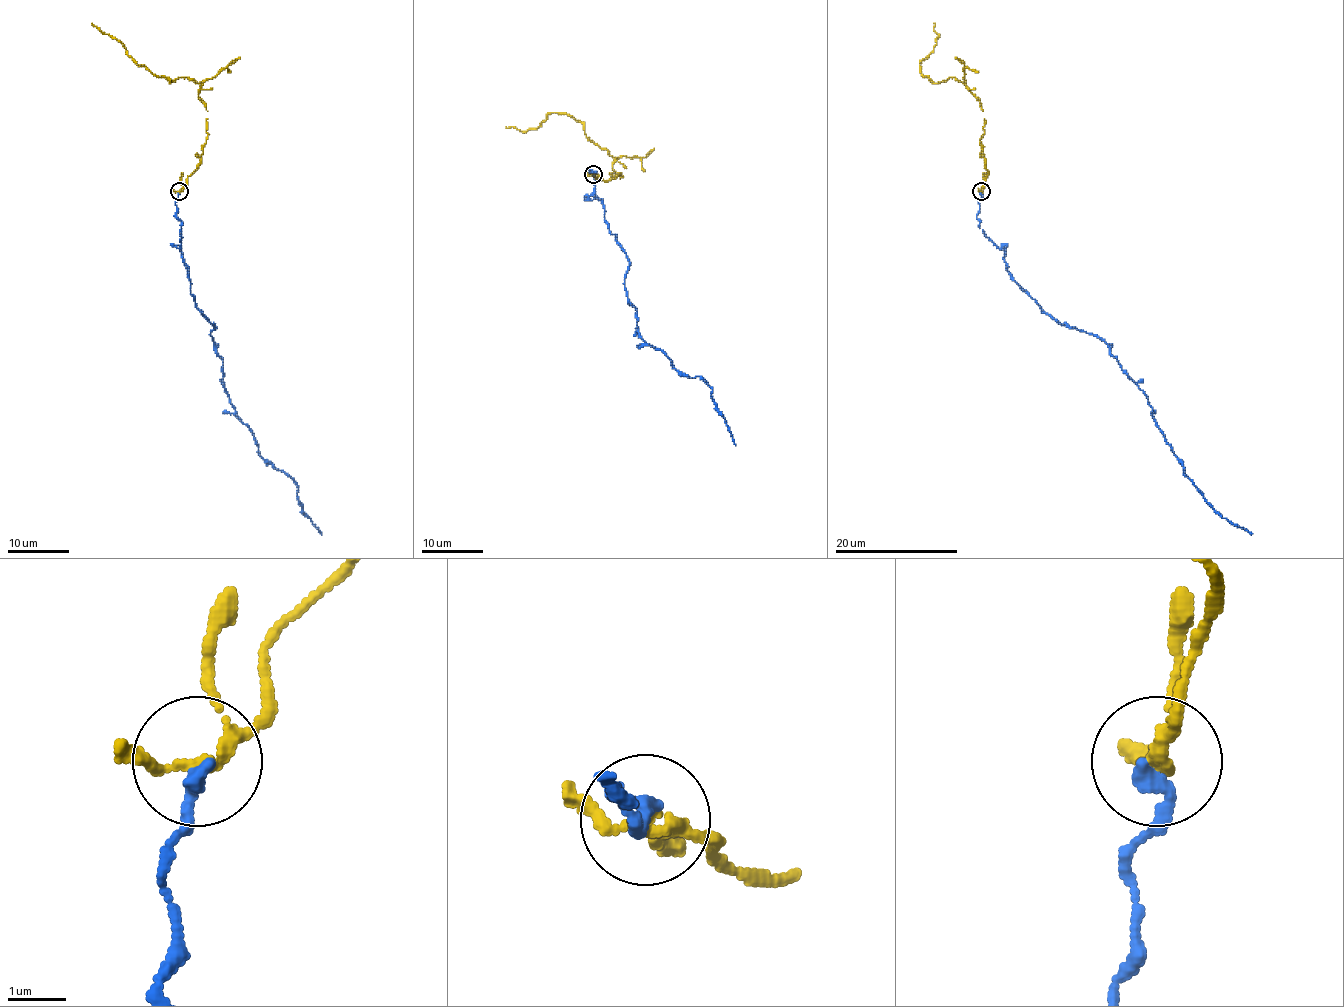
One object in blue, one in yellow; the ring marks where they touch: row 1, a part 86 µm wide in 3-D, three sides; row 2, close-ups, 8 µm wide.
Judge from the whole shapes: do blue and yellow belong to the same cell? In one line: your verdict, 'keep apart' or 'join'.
join

